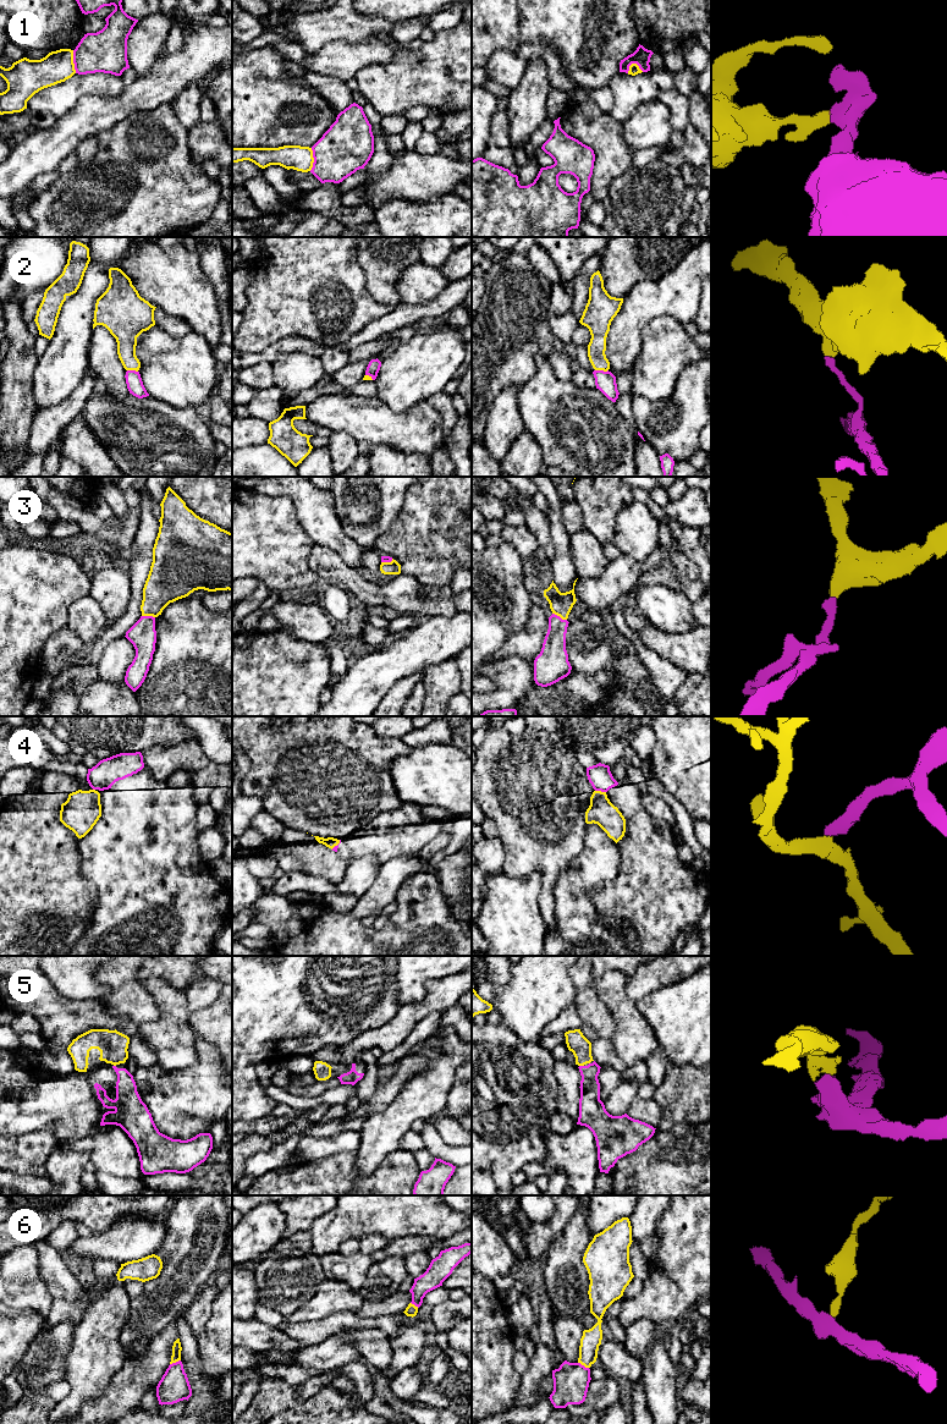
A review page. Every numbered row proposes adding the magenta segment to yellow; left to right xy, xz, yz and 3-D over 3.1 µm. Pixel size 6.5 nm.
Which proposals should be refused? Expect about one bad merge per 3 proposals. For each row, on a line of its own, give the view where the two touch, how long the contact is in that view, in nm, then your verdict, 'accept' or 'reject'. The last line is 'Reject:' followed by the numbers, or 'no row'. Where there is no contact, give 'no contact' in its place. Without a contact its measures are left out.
1: xy | 150 nm | reject
2: yz | 90 nm | reject
3: yz | 110 nm | accept
4: yz | 70 nm | reject
5: yz | 30 nm | accept
6: xy | 80 nm | reject
Reject: 1, 2, 4, 6

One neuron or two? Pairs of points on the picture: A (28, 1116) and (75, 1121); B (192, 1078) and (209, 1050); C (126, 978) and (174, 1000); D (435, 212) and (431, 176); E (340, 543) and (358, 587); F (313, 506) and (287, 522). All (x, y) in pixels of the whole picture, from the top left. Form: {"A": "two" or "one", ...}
{"A": "one", "B": "one", "C": "two", "D": "two", "E": "two", "F": "two"}

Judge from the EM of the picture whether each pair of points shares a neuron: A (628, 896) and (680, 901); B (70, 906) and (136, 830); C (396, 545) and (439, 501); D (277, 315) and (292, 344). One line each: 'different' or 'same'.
A: same
B: different
C: same
D: different

